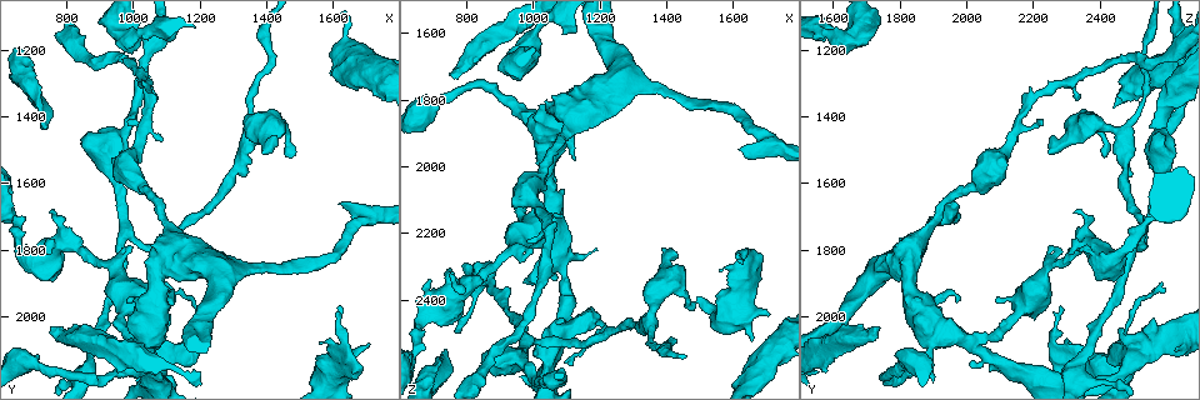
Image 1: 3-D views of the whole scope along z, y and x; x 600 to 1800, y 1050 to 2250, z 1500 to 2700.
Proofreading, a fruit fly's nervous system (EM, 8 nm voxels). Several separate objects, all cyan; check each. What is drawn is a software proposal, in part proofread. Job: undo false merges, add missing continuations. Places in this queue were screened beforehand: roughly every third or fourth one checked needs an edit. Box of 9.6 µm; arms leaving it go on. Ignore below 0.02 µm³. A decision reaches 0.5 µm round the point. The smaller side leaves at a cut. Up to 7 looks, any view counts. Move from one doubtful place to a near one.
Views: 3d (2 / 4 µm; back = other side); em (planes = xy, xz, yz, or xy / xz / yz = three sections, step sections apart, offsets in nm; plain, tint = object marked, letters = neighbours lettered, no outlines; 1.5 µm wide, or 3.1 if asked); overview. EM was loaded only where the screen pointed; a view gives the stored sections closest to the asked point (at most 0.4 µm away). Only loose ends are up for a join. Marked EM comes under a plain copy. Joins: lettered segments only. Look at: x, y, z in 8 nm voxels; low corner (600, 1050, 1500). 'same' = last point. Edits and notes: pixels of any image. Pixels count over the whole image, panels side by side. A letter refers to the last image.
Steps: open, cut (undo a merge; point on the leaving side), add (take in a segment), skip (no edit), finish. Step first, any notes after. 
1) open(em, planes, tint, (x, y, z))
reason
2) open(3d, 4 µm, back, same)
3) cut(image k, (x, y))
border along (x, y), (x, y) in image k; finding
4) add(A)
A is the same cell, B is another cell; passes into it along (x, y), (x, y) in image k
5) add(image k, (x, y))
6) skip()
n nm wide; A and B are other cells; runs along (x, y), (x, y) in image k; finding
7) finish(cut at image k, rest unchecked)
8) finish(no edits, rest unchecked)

open(3d, 2 µm, (760, 2030, 1730))
an open end

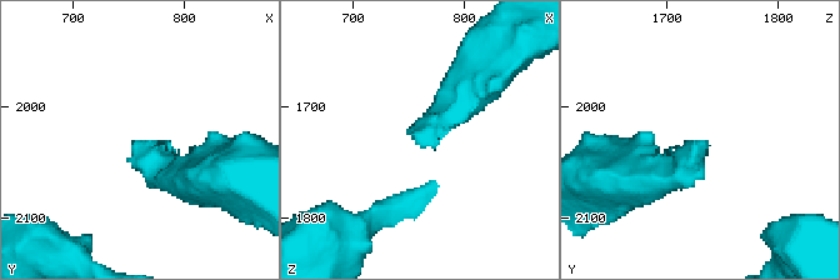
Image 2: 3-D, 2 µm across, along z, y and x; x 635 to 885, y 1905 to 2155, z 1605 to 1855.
open(em, planes, tint, (760, 2030, 1738))
now the EM

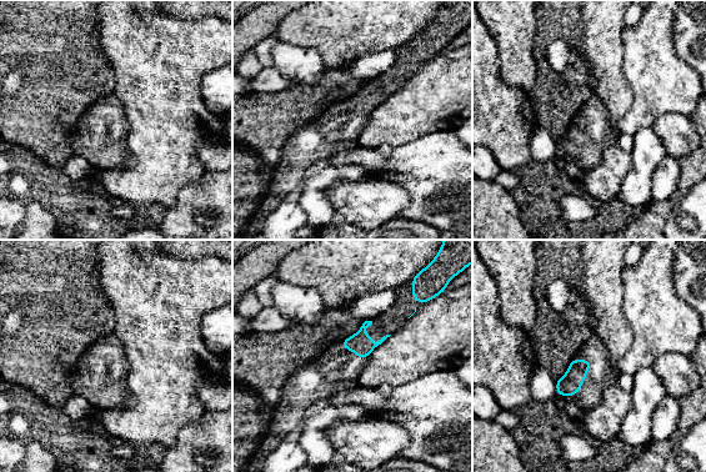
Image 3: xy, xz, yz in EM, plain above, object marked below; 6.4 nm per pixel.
open(em, planes, letters, same)

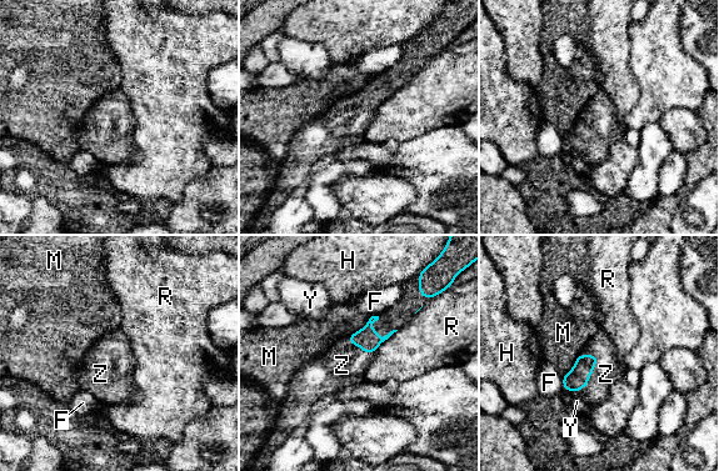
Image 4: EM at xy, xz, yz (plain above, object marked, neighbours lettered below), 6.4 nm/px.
add(Z)
Z is the same cell, F, H, M, R and Y are other cells; it goes on there

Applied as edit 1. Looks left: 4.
open(overview)
redraw

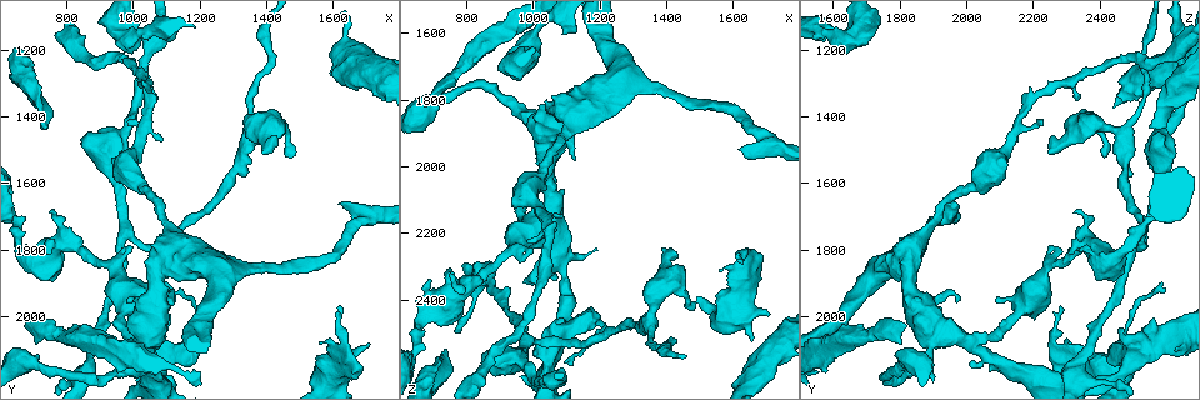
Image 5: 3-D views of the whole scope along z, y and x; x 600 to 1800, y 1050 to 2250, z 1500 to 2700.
open(em, xz, step 4, tint, (1610, 1980, 2280))
an open end

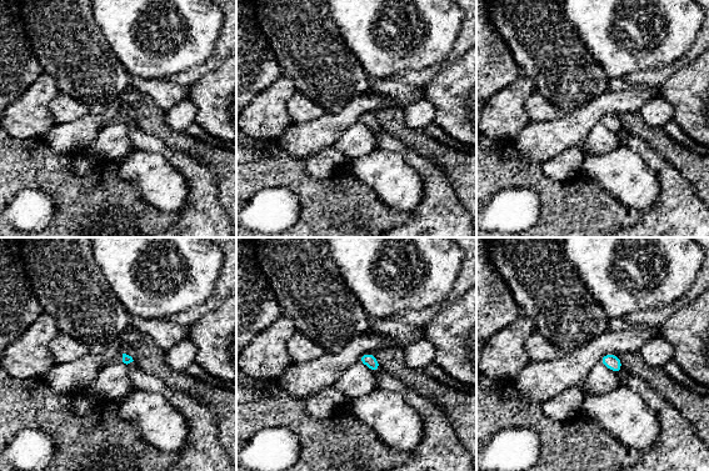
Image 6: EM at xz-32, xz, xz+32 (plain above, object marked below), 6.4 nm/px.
open(em, planes, letters, same)
cut it another way

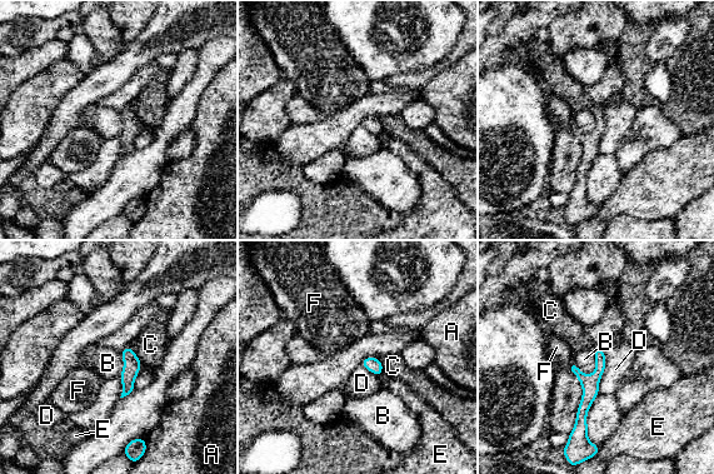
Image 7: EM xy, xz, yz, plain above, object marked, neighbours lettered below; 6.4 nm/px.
skip()
A, B, C, D, E and F are other cells; runs along (599, 350), (580, 433) in image 7; no lettered segment goes on from it

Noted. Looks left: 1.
open(em, yz, step 4, letters, (730, 1430, 2550))
end of a long branch

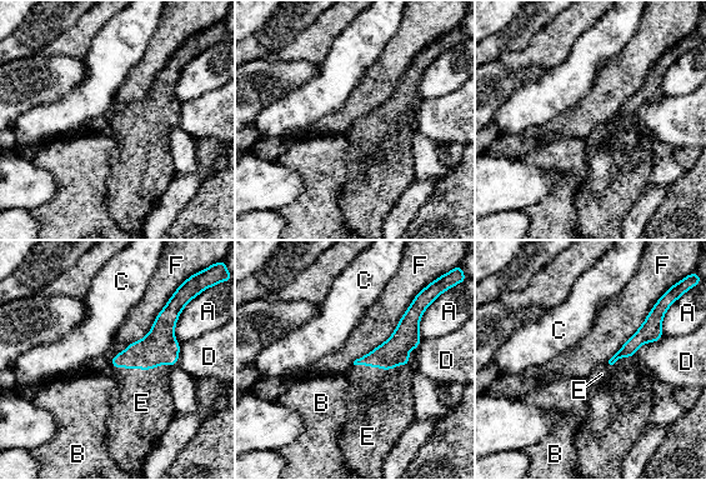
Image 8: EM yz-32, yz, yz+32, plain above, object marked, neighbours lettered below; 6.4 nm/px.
add(E)
E is the same cell, A, B, C, D and F are other cells; passes into it along (159, 346), (140, 369), (141, 403) in image 8; it goes on there

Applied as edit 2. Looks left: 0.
finish(add at image 4, add at image 8, rest unchecked)

